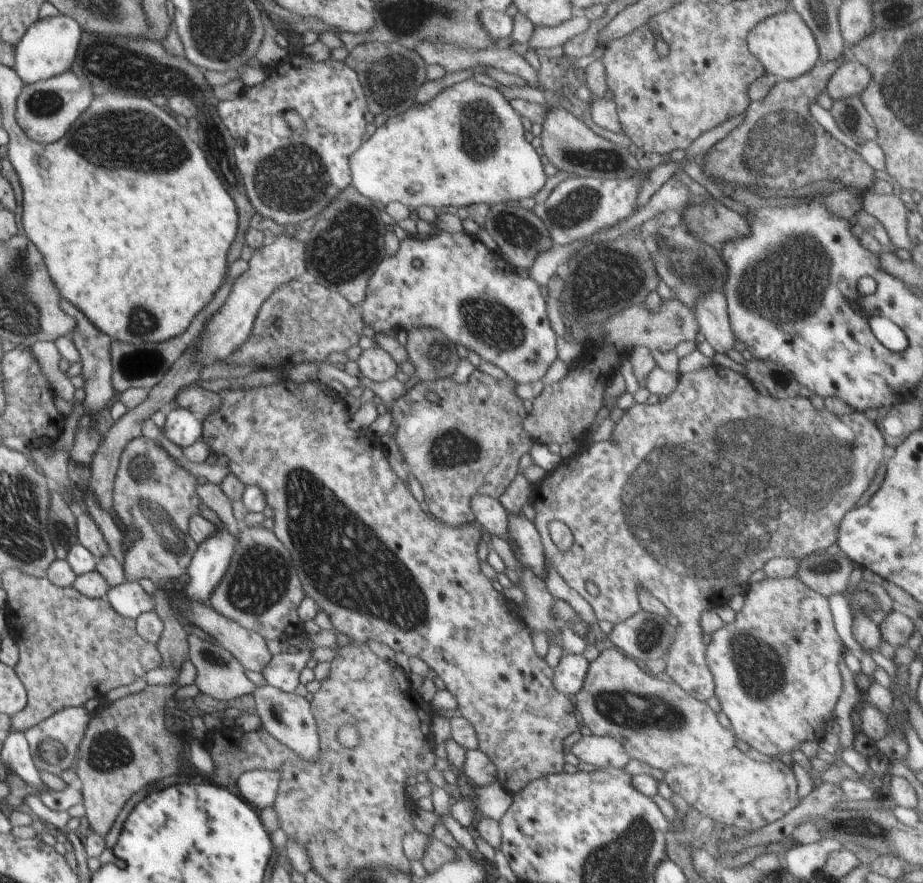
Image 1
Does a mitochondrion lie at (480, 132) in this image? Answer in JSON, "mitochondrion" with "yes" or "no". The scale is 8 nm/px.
{"mitochondrion":"yes"}

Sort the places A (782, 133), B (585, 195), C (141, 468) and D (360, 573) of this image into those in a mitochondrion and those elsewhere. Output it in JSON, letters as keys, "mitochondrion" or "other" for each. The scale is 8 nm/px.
{"A":"mitochondrion","B":"mitochondrion","C":"mitochondrion","D":"mitochondrion"}

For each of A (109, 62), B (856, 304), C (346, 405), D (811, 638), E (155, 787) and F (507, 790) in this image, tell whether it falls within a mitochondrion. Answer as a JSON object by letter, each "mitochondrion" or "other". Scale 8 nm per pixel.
{"A":"mitochondrion","B":"other","C":"other","D":"other","E":"other","F":"other"}

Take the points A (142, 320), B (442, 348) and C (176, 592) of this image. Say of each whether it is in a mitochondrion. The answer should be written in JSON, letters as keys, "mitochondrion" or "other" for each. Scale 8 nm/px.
{"A":"mitochondrion","B":"mitochondrion","C":"other"}

